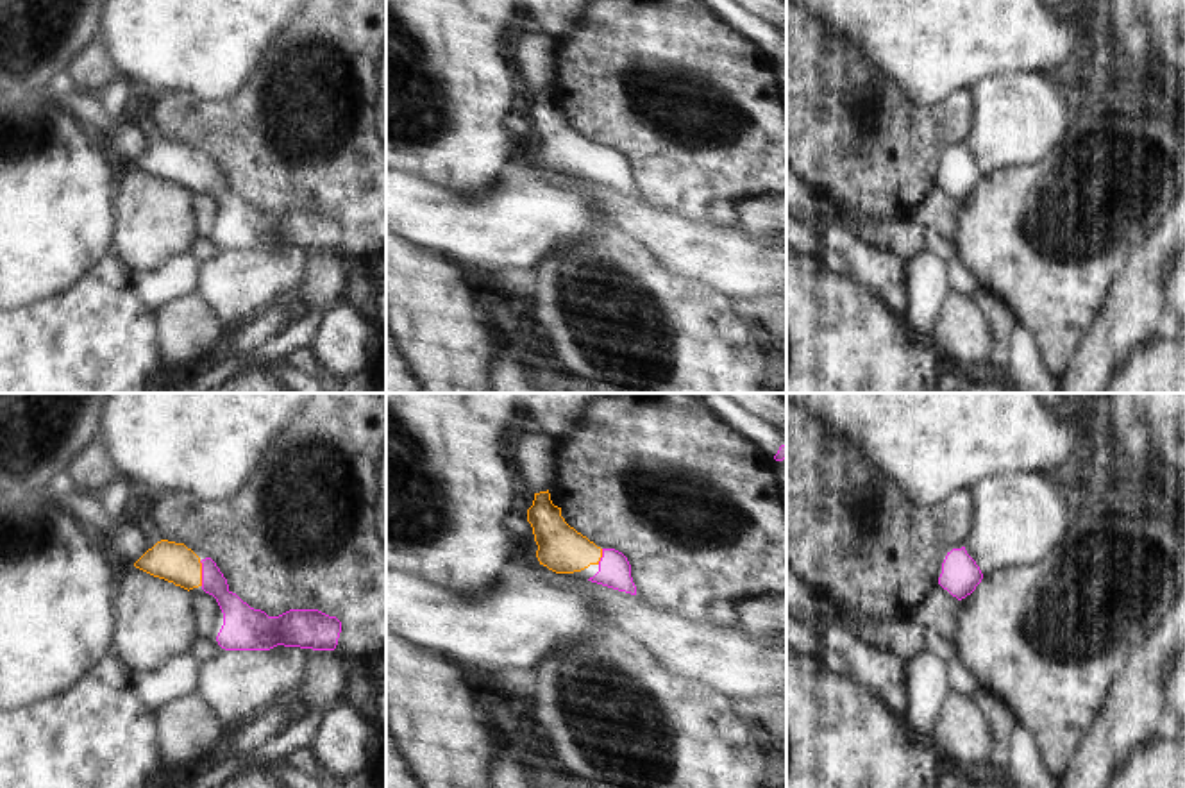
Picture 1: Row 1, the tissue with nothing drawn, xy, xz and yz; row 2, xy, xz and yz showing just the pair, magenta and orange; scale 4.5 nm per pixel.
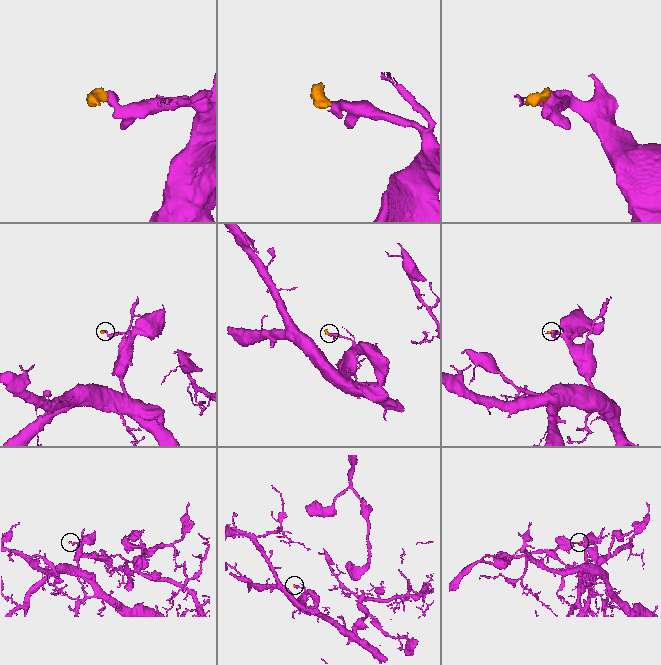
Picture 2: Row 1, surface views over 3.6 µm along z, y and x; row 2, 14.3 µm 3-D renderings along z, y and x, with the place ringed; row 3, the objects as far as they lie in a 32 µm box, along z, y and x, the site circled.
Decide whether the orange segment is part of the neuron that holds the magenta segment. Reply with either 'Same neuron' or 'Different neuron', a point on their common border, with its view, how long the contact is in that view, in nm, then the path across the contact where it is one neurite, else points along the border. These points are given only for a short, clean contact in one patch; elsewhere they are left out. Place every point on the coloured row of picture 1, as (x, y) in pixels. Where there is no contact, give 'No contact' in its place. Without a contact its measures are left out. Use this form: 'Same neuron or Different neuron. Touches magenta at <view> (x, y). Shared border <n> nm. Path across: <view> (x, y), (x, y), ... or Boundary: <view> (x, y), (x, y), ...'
Same neuron. Touches magenta at xy (202, 574). Shared border 110 nm. Path across: xy (238, 617), (233, 606), (202, 574), (188, 572), (172, 561).

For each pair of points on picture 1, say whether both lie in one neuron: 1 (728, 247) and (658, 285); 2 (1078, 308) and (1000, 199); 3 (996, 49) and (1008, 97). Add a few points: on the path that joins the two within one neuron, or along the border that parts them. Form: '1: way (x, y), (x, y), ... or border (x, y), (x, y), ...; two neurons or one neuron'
1: border (646, 245), (663, 267), (696, 277), (715, 290); two neurons
2: way (1057, 281), (1021, 243), (1012, 226); one neuron
3: border (1041, 72), (994, 74), (983, 77), (969, 92); two neurons

